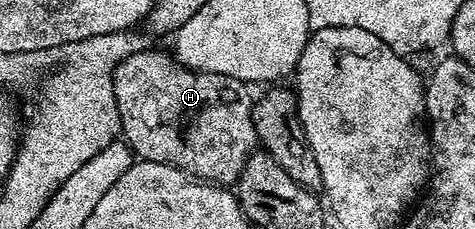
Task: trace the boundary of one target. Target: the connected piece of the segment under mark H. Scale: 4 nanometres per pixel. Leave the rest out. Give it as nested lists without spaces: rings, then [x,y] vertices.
[[[145,50],[130,54],[119,66],[114,70],[112,81],[114,82],[114,102],[118,106],[118,118],[120,119],[120,130],[123,139],[129,148],[139,159],[149,160],[150,162],[162,162],[169,164],[175,168],[181,168],[183,172],[189,176],[205,181],[209,184],[219,184],[221,186],[232,186],[239,181],[248,157],[257,151],[258,141],[256,139],[256,131],[254,130],[254,118],[252,117],[252,105],[254,96],[251,96],[249,85],[238,78],[230,78],[226,74],[214,74],[213,72],[196,72],[193,68],[185,68],[183,64],[176,63],[171,55],[168,56],[164,52],[152,52],[153,50]]]

